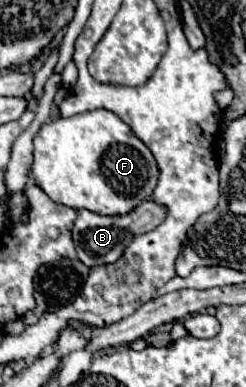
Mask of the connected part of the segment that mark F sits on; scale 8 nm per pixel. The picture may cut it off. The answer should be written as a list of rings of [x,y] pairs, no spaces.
[[[92,110],[72,118],[56,118],[48,124],[42,124],[34,138],[34,160],[30,166],[30,174],[36,184],[46,192],[50,200],[70,208],[86,208],[98,214],[126,214],[130,208],[144,202],[156,182],[158,182],[158,166],[152,164],[152,152],[134,136],[128,124],[124,124],[110,110]]]

